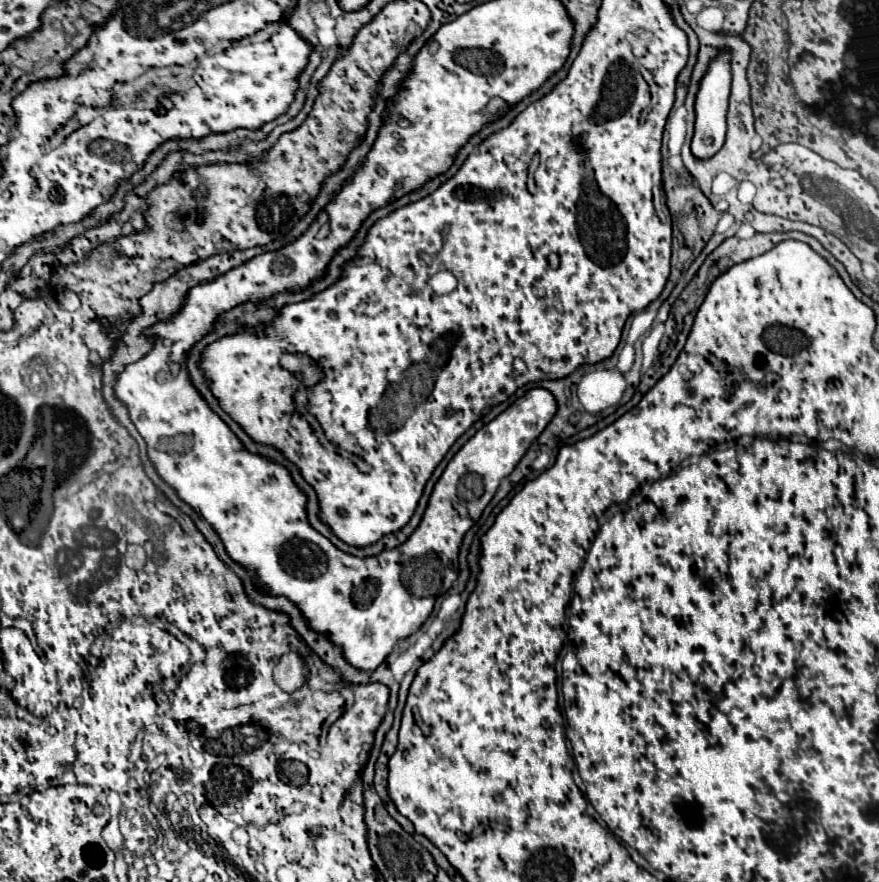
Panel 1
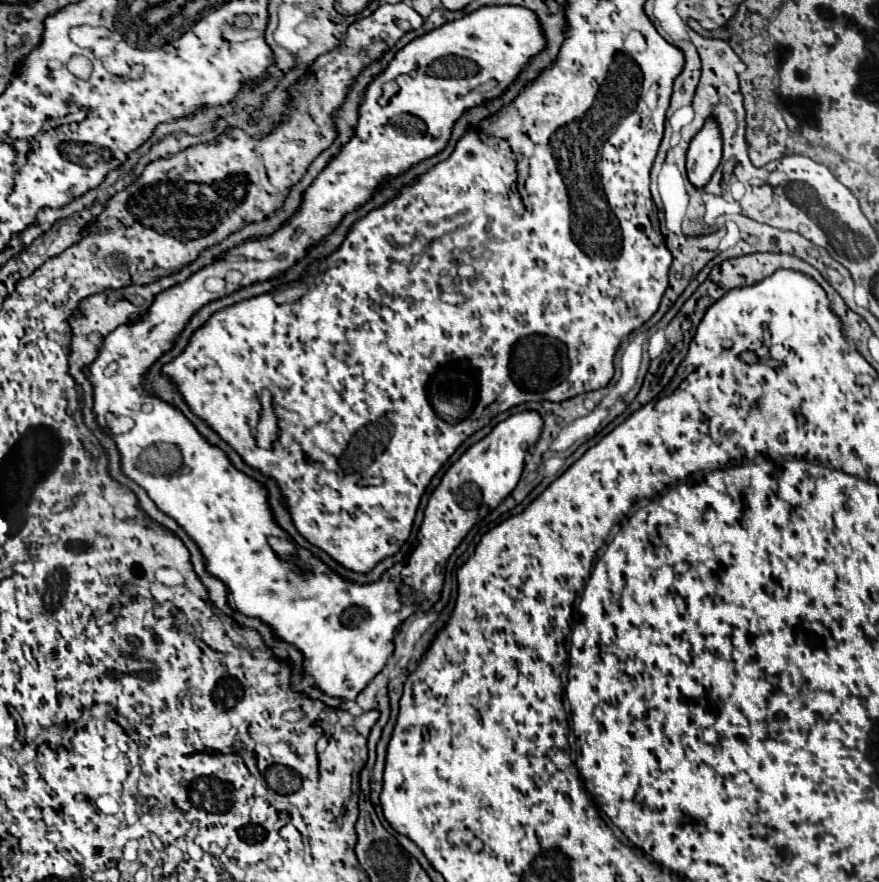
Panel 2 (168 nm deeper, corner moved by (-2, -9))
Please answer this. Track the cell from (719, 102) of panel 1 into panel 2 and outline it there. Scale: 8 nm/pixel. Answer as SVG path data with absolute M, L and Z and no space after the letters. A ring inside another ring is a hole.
M709 117L703 129L693 137L687 151L687 177L693 185L705 185L721 161L723 139L715 117Z

